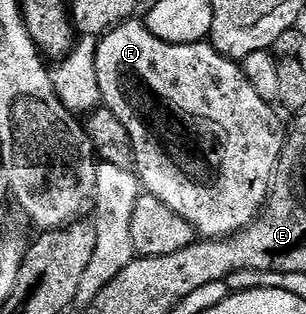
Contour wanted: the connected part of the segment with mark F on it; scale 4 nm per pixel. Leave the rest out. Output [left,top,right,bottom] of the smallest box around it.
[96,17,286,239]

